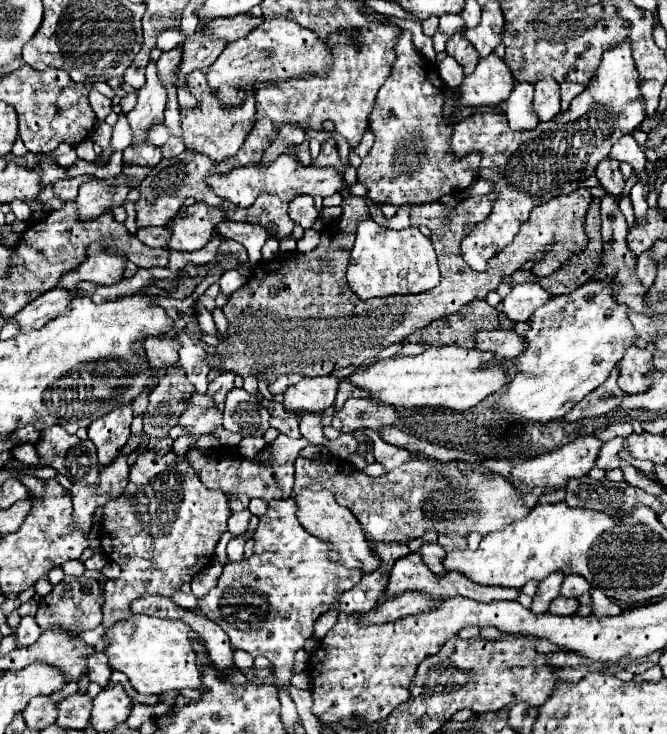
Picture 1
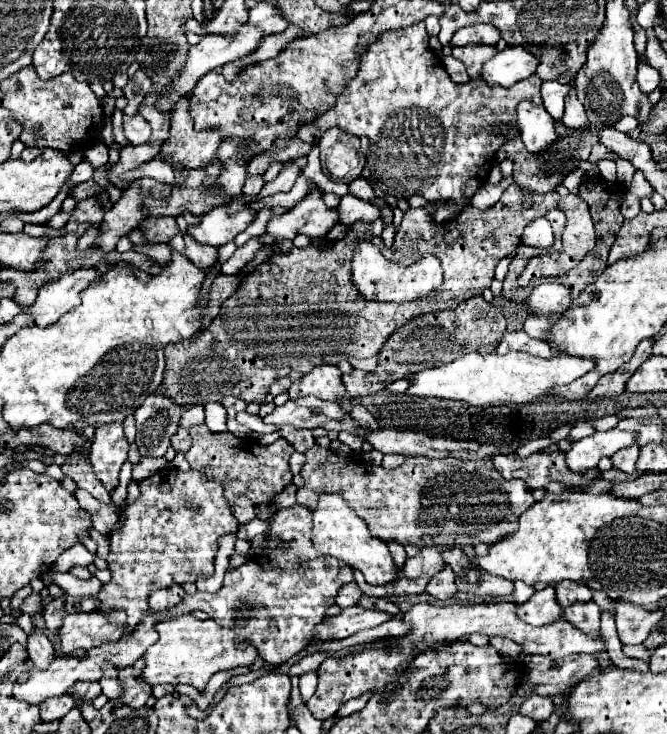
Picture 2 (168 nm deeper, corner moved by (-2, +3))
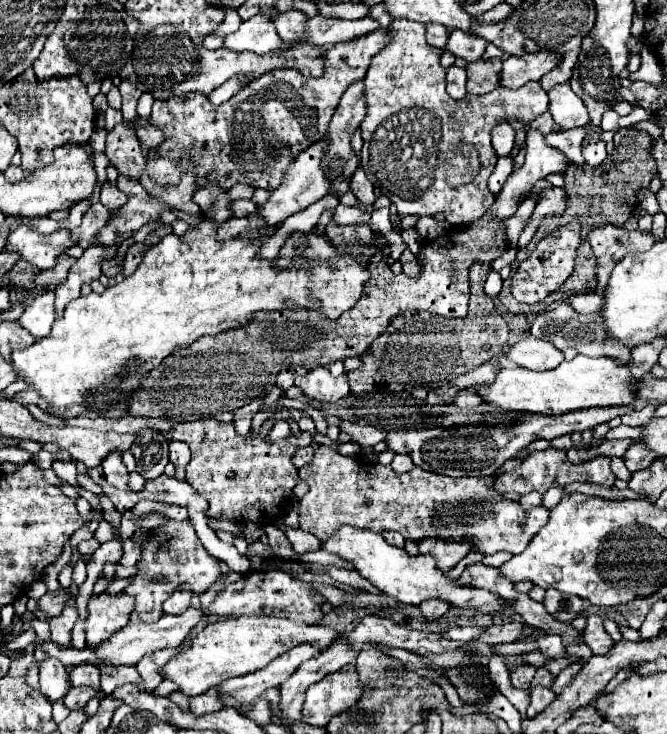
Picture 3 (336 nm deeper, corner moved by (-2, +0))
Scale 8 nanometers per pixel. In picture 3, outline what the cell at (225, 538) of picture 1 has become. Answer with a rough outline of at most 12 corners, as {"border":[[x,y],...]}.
{"border":[[277,522],[291,540],[297,554],[321,550],[313,534],[303,530],[289,530]]}

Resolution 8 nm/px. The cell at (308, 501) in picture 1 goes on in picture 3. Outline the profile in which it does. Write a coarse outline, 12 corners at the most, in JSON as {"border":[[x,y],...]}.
{"border":[[341,528],[323,550],[355,564],[383,594],[481,614],[511,606],[449,580],[431,554],[409,556],[381,534]]}

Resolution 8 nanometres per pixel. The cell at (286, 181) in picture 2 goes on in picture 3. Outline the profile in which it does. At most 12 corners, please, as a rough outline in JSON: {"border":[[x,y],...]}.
{"border":[[325,136],[299,158],[257,212],[267,224],[309,208],[329,194],[321,168]]}

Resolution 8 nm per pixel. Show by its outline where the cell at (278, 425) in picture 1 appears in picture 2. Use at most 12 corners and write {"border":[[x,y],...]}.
{"border":[[279,425],[281,437],[305,453],[315,445],[311,429]]}

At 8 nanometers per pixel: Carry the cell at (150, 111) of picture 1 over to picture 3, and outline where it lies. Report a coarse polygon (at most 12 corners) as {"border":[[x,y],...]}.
{"border":[[257,14],[223,46],[233,52],[267,54],[279,50],[273,20]]}

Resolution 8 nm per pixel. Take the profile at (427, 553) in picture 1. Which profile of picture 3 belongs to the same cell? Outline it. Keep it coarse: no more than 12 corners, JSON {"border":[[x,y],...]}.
{"border":[[427,600],[419,608],[427,620],[447,614],[449,604]]}

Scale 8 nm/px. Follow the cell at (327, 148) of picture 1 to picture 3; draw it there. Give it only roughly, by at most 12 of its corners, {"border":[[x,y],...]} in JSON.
{"border":[[365,86],[345,90],[329,124],[331,146],[323,162],[359,166],[351,134],[367,112]]}

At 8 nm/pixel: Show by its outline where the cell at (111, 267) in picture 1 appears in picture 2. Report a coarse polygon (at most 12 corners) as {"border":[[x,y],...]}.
{"border":[[75,269],[39,289],[29,307],[47,327],[79,305],[101,273]]}

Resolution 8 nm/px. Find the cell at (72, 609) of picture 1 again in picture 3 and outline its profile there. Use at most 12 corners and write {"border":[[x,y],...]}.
{"border":[[65,608],[61,616],[49,618],[51,640],[71,648],[71,630],[77,610]]}

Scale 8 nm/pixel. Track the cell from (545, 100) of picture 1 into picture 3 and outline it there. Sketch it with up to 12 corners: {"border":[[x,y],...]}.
{"border":[[569,84],[549,92],[549,112],[561,128],[589,124],[581,98]]}

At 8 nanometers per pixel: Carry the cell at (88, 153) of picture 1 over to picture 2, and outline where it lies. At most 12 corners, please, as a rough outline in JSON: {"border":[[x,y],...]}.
{"border":[[87,159],[73,169],[73,185],[93,175],[93,165]]}

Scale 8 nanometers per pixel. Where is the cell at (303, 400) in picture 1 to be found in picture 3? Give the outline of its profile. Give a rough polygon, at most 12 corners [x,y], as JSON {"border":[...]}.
{"border":[[313,368],[295,378],[309,398],[337,402],[349,394],[347,374]]}

